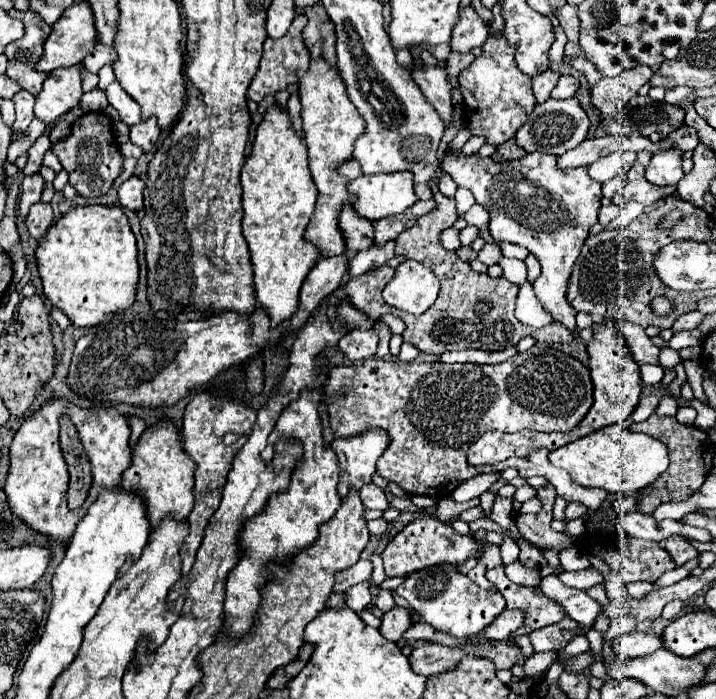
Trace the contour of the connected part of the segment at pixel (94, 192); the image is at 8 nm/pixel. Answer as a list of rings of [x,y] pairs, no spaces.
[[[89,112],[81,116],[67,138],[55,140],[51,146],[53,154],[59,158],[61,166],[69,172],[69,184],[77,190],[77,194],[95,198],[107,194],[113,186],[113,180],[123,170],[123,156],[119,152],[119,144],[113,140],[111,120],[103,112]]]

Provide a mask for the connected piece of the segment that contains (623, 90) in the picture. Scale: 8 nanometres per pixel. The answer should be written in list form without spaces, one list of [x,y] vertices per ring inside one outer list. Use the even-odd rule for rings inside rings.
[[[637,66],[633,70],[625,70],[615,78],[601,78],[591,88],[591,102],[603,116],[605,132],[609,134],[628,135],[631,128],[615,122],[617,110],[624,107],[631,98],[637,94],[637,90],[649,82],[653,76],[653,70],[649,66]]]

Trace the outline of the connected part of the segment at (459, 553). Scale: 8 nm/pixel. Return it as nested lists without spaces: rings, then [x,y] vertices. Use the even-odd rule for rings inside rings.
[[[423,516],[409,522],[383,550],[381,554],[387,576],[409,576],[417,570],[431,568],[437,564],[459,566],[469,558],[481,558],[481,544],[473,536],[457,534],[451,524],[445,524],[433,516]]]

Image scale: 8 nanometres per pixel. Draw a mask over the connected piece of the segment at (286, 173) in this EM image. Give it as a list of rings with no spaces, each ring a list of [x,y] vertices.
[[[271,106],[267,110],[263,122],[257,128],[253,152],[241,170],[241,186],[243,186],[243,236],[251,250],[255,294],[271,320],[271,328],[277,328],[281,322],[293,316],[293,312],[297,312],[299,288],[307,278],[307,274],[311,272],[313,264],[319,260],[317,252],[319,248],[315,244],[309,244],[309,240],[305,240],[305,228],[315,210],[315,198],[317,198],[317,188],[309,172],[307,148],[305,142],[291,128],[287,112],[279,110],[277,106]]]

